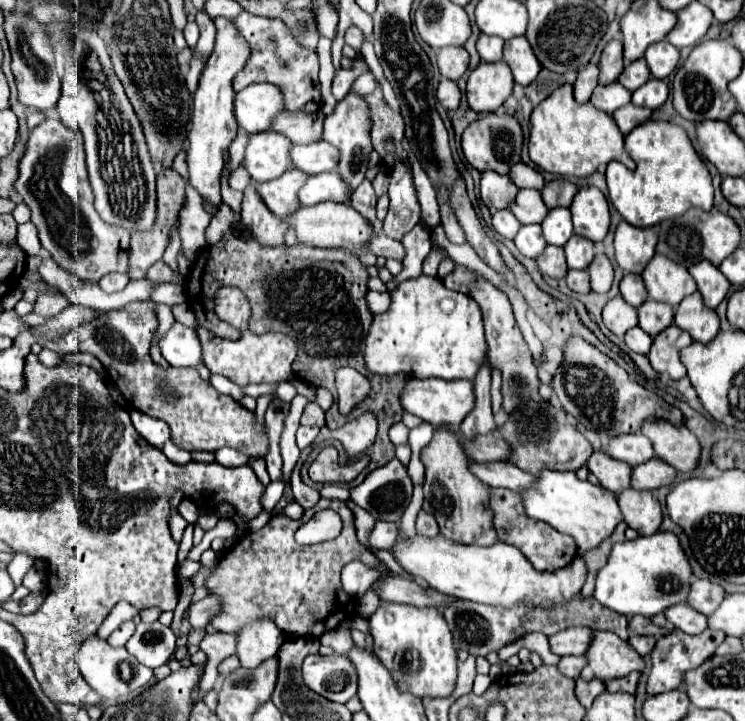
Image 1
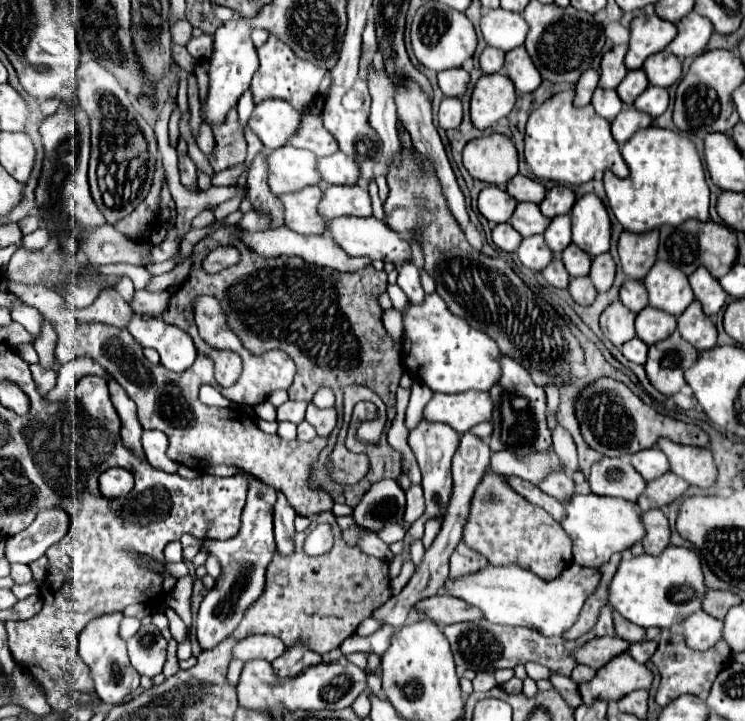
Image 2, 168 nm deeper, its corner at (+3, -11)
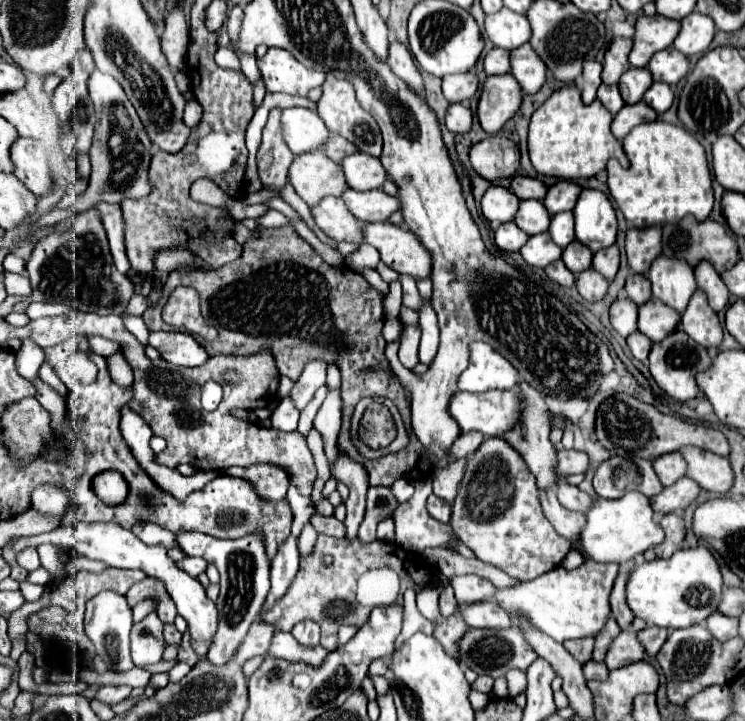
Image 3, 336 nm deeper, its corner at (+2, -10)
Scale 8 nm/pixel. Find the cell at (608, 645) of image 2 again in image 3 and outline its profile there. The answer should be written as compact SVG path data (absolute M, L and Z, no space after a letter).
M624 630L614 642L612 648L606 656L606 666L610 670L614 668L622 668L626 664L634 664L646 658L646 650L644 646L638 642L636 632L634 630Z

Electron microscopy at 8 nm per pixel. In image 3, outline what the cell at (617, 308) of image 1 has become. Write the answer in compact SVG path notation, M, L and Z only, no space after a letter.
M622 298L622 300L616 300L610 308L610 322L612 322L612 328L628 338L632 332L638 330L638 324L636 324L636 318L638 318L638 306L634 306L634 302L630 302L628 298Z

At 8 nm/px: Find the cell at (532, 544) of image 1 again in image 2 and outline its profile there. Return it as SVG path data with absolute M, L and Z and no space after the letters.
M491 471L483 477L473 495L471 513L463 529L463 541L493 565L517 563L543 579L555 579L573 561L571 539L561 531L559 523L541 507L531 505L511 491L505 485L505 479Z

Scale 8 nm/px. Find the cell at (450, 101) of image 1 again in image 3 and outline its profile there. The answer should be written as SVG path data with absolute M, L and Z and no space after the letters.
M450 104L446 112L446 128L454 134L466 134L472 128L472 112L464 104Z

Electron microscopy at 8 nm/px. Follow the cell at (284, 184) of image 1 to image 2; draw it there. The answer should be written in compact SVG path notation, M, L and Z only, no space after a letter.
M309 185L303 187L297 193L285 193L279 195L281 203L283 203L283 211L285 211L285 227L289 227L291 231L297 233L323 233L325 231L325 219L317 213L317 203L321 201L321 189L317 185Z

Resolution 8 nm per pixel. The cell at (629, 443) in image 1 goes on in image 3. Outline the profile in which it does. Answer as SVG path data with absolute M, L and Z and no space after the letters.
M680 452L664 454L664 456L656 458L652 464L664 486L670 486L686 476L686 460L682 458Z

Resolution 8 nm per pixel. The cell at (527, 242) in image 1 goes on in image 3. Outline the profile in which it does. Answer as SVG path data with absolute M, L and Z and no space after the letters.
M542 232L542 234L530 236L530 240L522 246L520 254L530 266L546 268L548 264L556 262L562 256L562 248L552 242L548 232Z

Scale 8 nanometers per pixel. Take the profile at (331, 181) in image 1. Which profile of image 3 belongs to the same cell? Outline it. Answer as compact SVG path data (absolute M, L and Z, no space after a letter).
M348 188L342 200L346 202L346 206L352 210L356 218L362 218L362 222L386 222L390 214L400 210L398 198L386 194L384 190L358 192Z

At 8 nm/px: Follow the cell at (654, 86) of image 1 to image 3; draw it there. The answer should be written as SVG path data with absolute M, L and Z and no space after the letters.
M654 82L654 84L648 88L648 92L644 94L644 102L646 102L648 106L652 106L658 114L662 114L662 112L666 112L666 110L672 106L674 94L672 94L672 90L670 90L668 84L664 84L664 82Z

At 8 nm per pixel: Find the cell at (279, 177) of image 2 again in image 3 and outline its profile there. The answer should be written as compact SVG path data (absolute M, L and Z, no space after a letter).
M320 150L296 156L288 180L308 206L316 206L326 196L342 196L348 188L342 166L326 158Z

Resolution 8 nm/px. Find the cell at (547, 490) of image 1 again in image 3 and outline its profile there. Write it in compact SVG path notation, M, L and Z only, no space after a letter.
M628 492L624 498L618 500L604 500L600 498L588 512L586 512L586 528L580 536L582 552L594 562L616 562L624 564L632 560L636 554L646 552L664 542L664 530L654 518L654 510L650 506L650 498L638 492Z

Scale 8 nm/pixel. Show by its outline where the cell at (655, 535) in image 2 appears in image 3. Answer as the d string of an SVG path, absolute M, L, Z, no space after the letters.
M666 514L660 518L660 526L666 532L666 540L662 544L658 544L654 548L658 558L670 558L676 550L682 548L684 536L686 536L686 528L684 528L684 520L678 514Z

